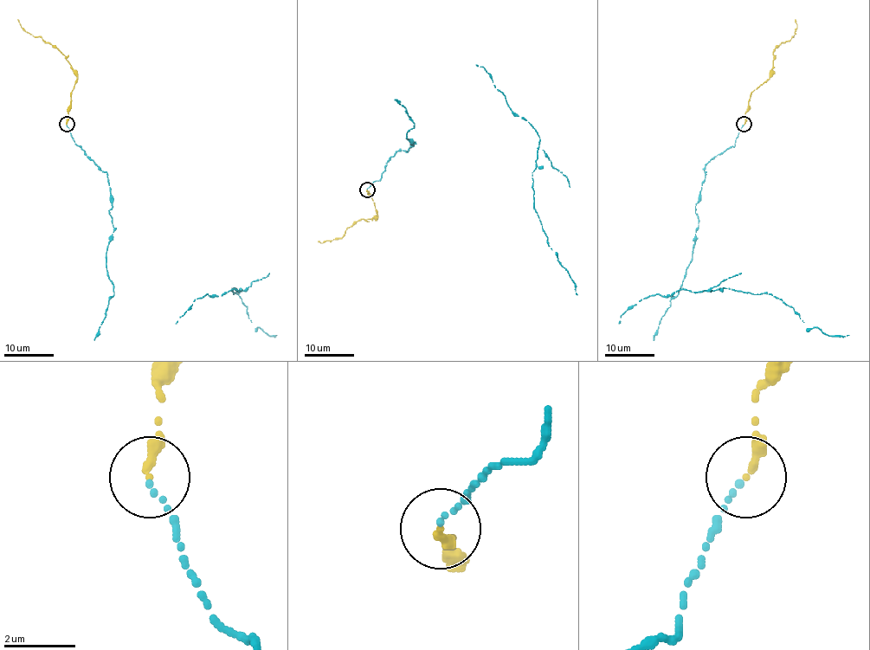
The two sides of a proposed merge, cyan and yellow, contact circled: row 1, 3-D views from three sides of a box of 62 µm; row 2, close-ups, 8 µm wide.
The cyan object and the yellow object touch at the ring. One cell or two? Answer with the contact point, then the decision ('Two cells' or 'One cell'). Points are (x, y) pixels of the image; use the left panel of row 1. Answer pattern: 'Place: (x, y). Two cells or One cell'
Place: (67, 124). One cell

